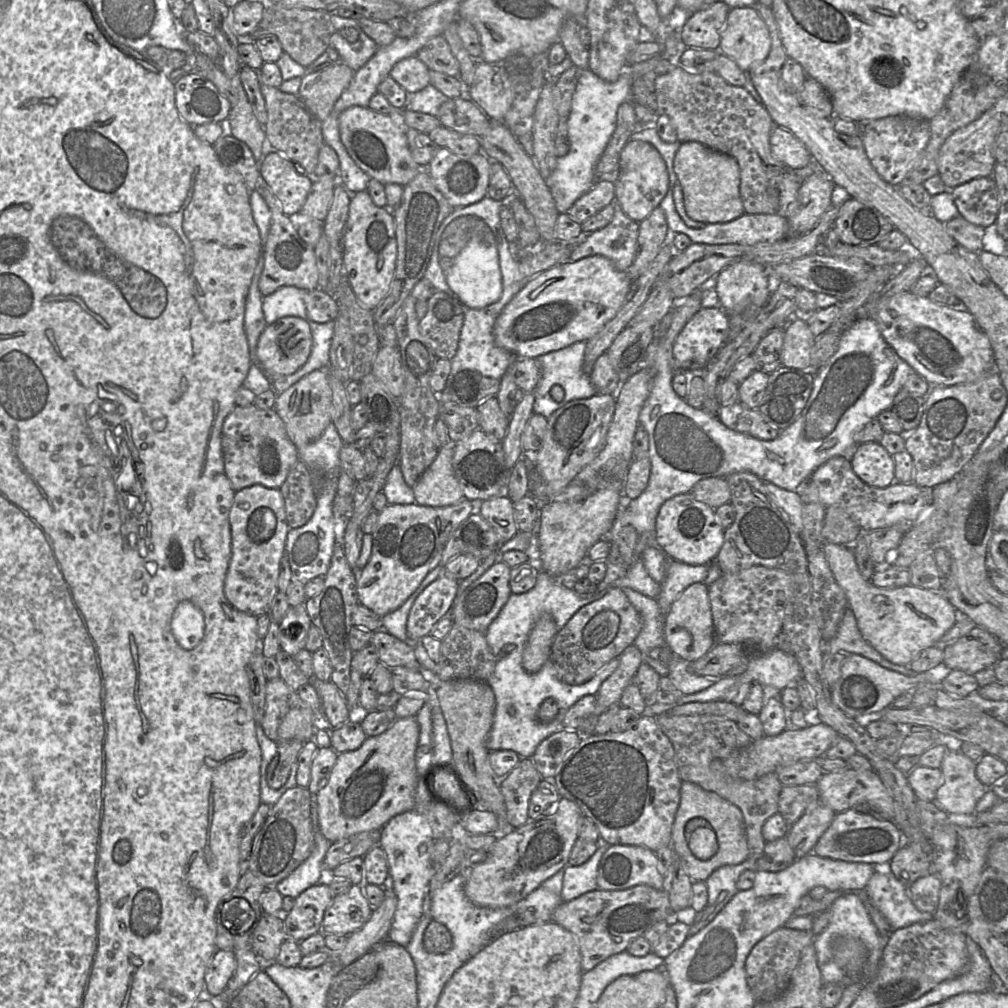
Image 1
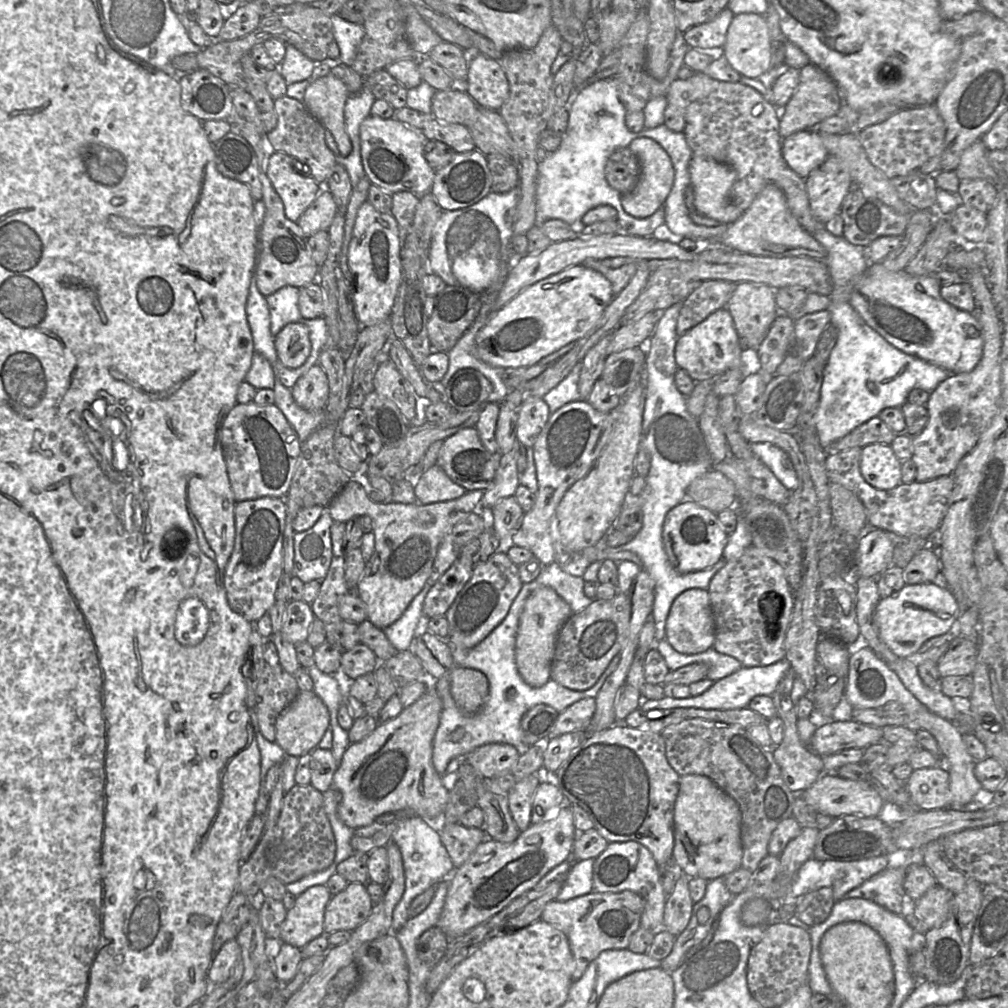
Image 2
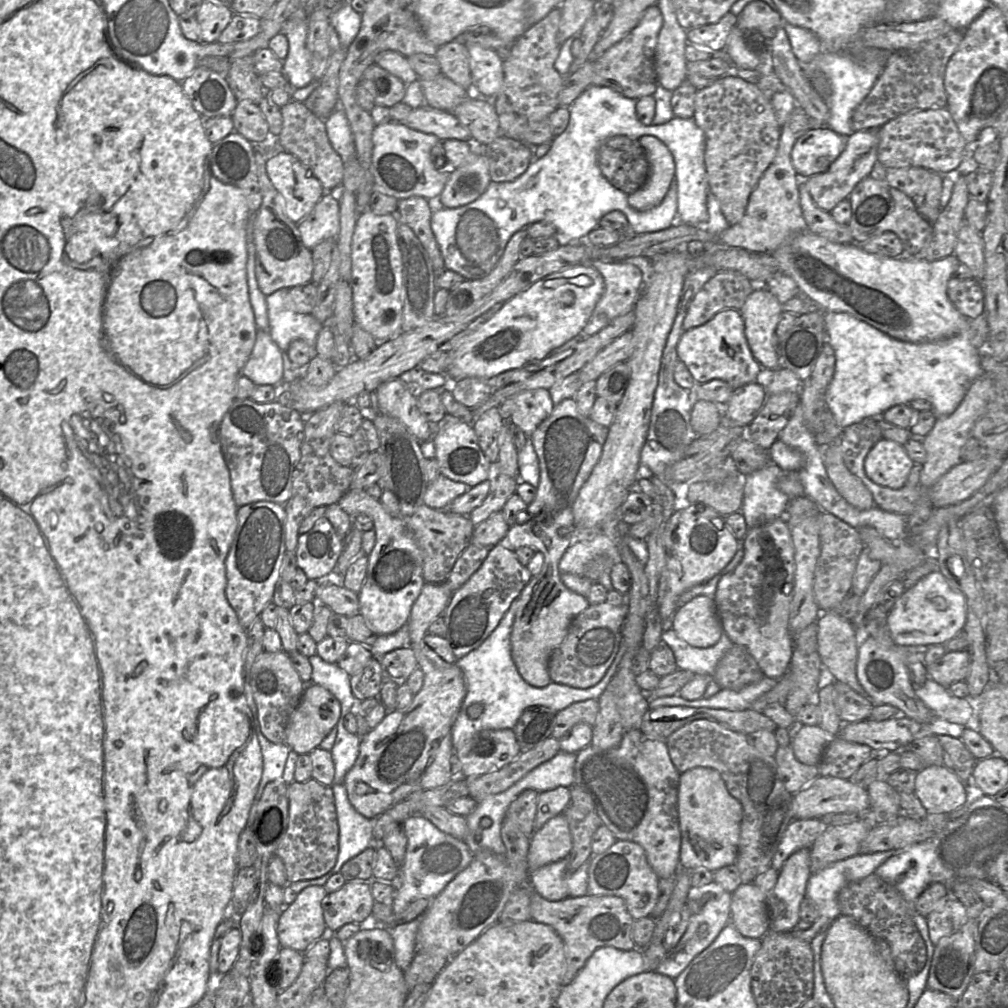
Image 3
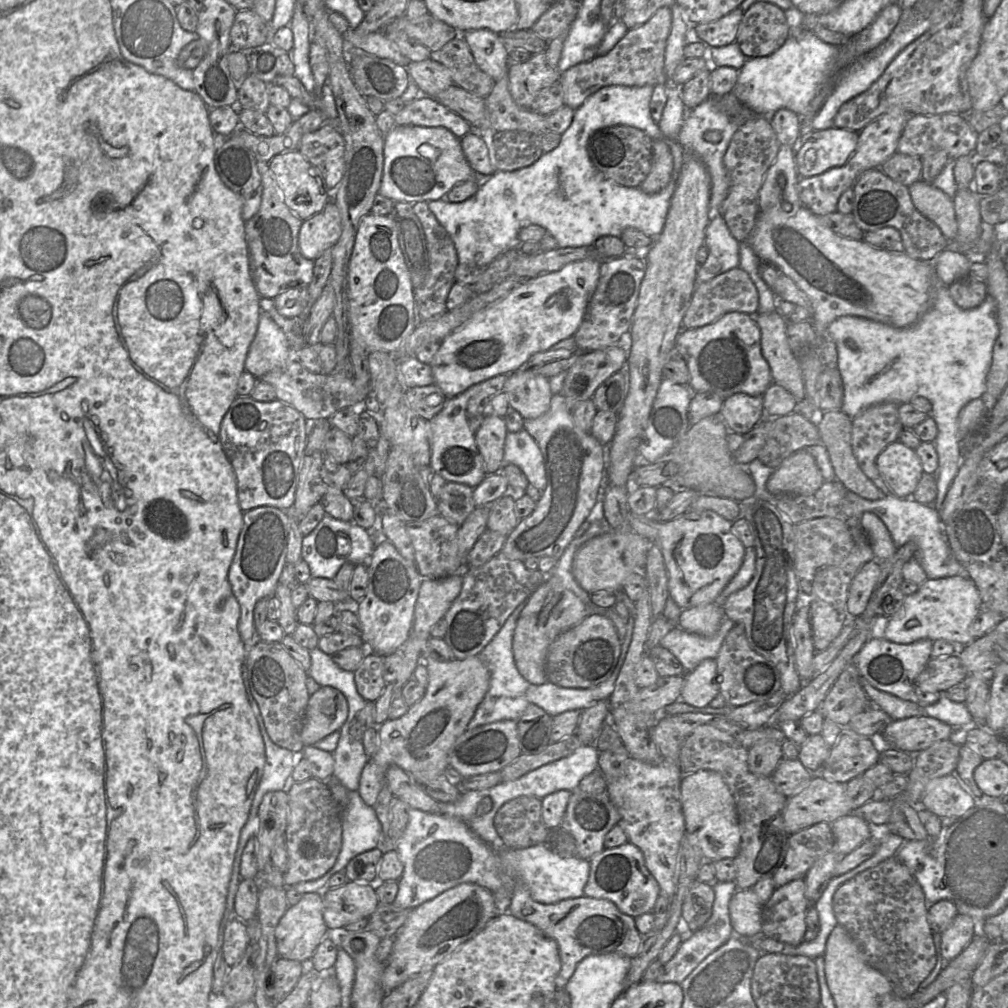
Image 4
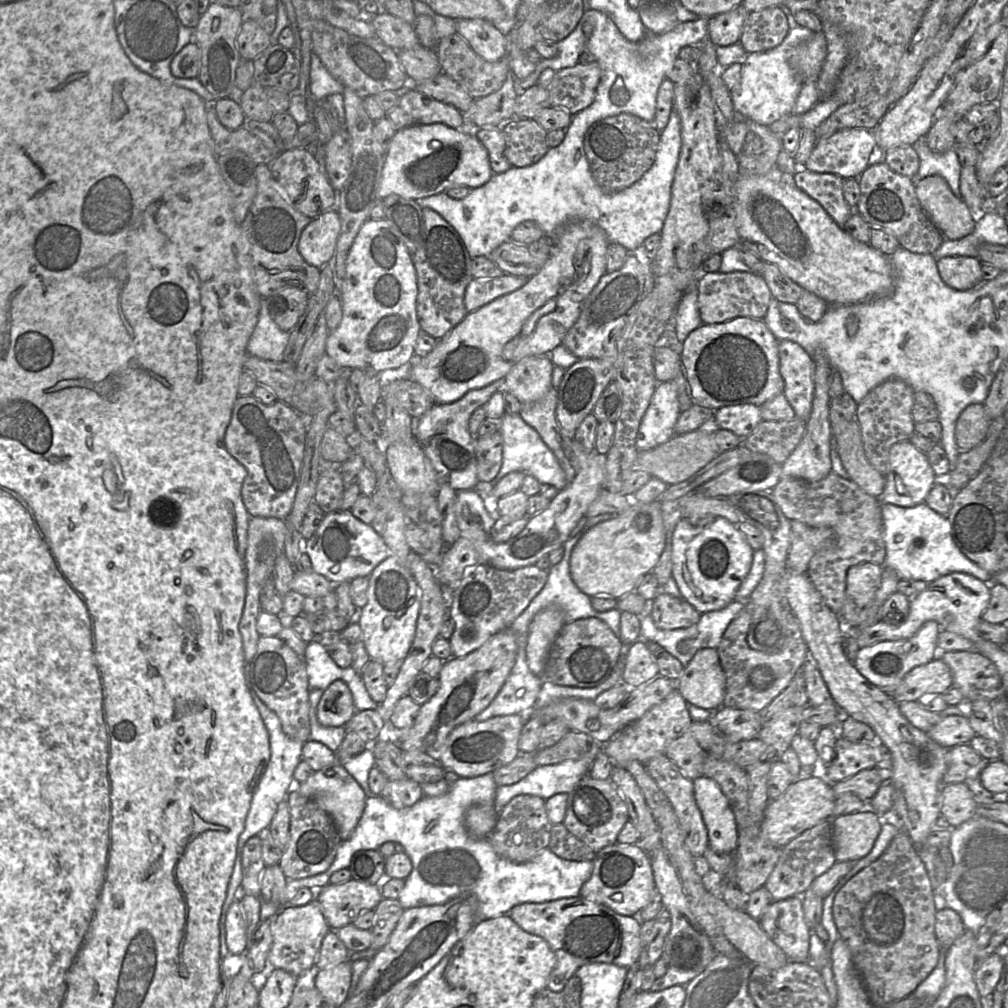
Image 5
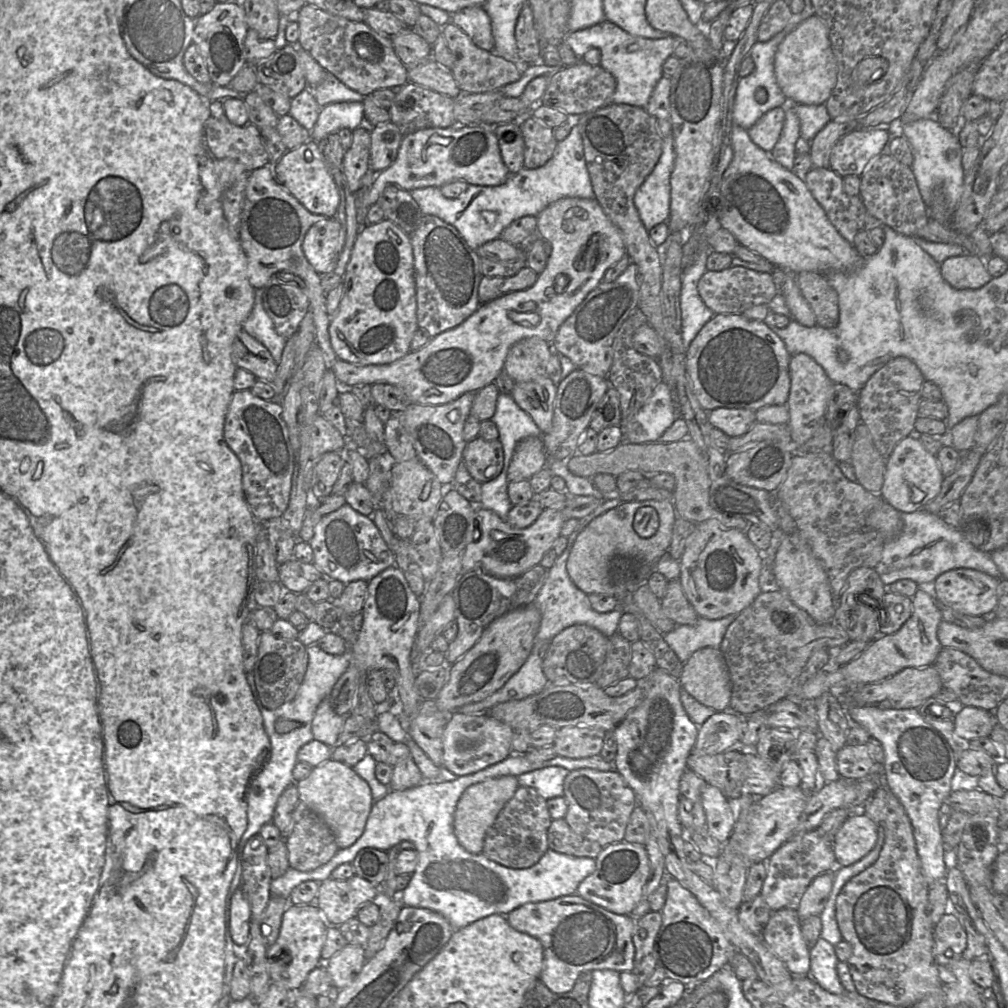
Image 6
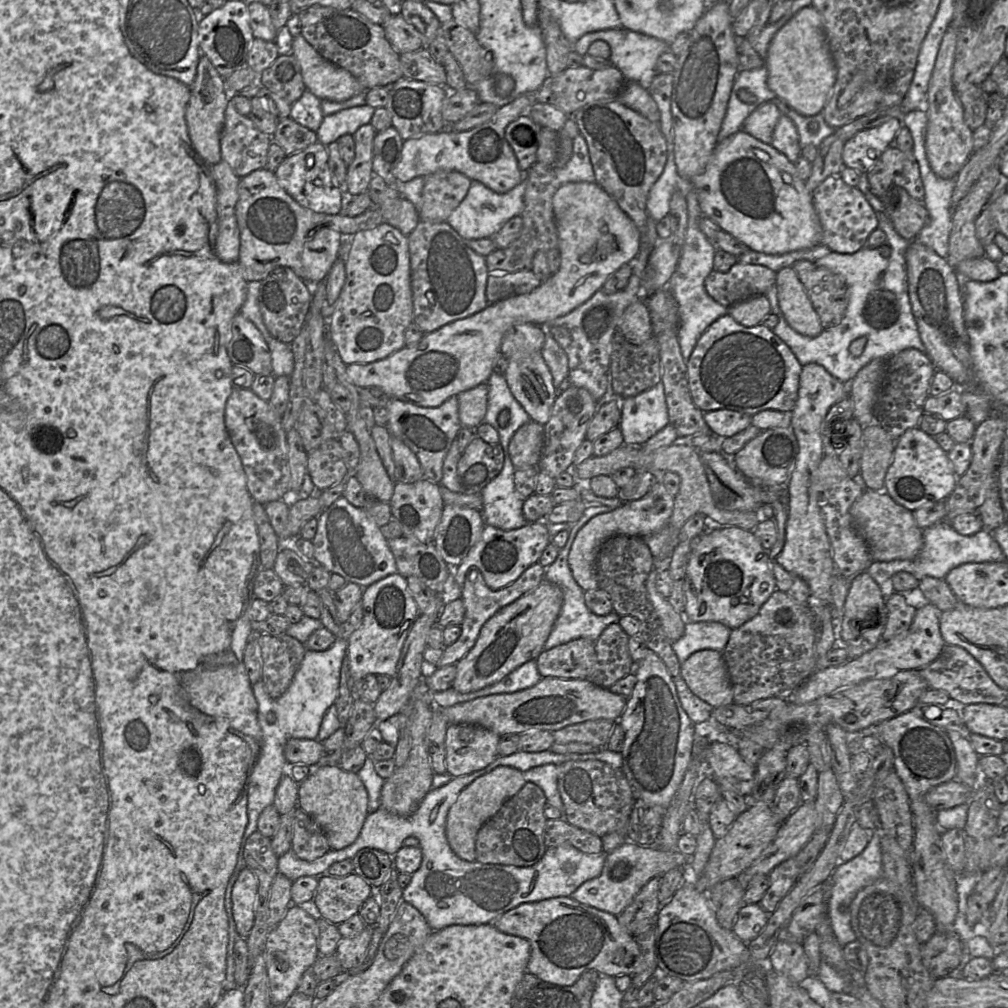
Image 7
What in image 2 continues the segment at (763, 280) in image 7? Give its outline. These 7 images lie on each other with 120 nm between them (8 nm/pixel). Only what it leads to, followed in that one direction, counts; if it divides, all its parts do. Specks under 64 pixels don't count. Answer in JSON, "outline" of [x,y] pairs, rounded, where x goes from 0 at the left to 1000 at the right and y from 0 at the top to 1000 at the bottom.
{"outline":[[[699,278],[678,299],[671,329],[676,333],[712,307],[720,306],[730,281],[720,278]]]}

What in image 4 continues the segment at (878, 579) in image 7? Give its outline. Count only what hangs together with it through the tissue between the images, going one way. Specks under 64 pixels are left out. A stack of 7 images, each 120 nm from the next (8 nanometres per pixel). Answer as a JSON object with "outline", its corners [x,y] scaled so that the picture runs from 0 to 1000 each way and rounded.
{"outline":[[[841,488],[840,493],[852,500],[856,508],[864,508],[875,516],[890,544],[900,538],[909,541],[906,553],[914,561],[921,574],[961,572],[957,563],[947,554],[939,537],[938,522],[935,520],[933,510],[926,501],[918,501],[905,494],[891,494],[888,491],[876,492],[866,497],[854,494],[846,488]]]}

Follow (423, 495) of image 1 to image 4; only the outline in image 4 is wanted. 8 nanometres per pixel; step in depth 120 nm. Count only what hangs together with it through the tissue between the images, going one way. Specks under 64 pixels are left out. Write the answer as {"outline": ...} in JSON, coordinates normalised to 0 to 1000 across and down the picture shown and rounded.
{"outline":[[[442,478],[434,495],[435,509],[457,522],[472,504],[469,485],[457,479]]]}

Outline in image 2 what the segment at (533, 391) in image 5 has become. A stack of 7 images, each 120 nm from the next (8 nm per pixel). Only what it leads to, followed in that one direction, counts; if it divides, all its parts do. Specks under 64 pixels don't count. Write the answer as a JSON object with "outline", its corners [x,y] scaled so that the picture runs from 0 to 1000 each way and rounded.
{"outline":[[[521,393],[514,407],[512,435],[521,443],[529,441],[541,424],[547,409],[537,394]]]}

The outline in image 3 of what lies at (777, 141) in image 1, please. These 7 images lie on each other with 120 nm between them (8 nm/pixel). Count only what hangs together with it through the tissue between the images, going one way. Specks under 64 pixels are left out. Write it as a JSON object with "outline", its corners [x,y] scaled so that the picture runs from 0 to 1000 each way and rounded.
{"outline":[[[806,127],[794,135],[785,149],[785,162],[796,178],[818,171],[838,147],[837,136],[824,127]]]}

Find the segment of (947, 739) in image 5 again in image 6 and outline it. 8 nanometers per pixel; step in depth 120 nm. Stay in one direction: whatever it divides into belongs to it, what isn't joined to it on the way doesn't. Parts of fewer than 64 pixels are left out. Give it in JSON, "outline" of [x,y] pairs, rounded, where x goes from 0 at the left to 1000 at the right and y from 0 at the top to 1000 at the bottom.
{"outline":[[[956,700],[945,711],[947,728],[957,735],[981,731],[990,718],[984,705],[963,700]]]}

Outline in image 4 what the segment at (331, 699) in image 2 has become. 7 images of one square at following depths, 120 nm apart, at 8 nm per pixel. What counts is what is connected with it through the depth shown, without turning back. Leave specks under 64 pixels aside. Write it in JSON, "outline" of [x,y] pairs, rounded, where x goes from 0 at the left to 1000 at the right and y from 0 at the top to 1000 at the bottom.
{"outline":[[[315,642],[308,645],[309,662],[305,667],[318,682],[327,681],[338,686],[345,695],[345,711],[342,719],[347,719],[364,695],[355,688],[351,667],[337,663],[329,651],[321,648]]]}

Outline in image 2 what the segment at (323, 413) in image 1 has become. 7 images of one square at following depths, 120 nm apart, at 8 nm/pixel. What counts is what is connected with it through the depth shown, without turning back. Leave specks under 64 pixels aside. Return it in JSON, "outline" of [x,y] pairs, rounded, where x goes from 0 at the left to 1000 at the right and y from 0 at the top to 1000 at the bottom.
{"outline":[[[316,360],[311,362],[289,385],[292,398],[303,407],[320,407],[326,395],[323,370]]]}

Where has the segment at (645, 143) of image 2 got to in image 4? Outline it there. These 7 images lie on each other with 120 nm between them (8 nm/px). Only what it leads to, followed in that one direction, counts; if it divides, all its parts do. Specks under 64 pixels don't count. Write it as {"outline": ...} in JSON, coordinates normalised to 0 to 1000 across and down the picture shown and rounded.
{"outline":[[[648,139],[646,169],[634,185],[641,192],[657,188],[665,180],[668,171],[668,156],[661,139]]]}

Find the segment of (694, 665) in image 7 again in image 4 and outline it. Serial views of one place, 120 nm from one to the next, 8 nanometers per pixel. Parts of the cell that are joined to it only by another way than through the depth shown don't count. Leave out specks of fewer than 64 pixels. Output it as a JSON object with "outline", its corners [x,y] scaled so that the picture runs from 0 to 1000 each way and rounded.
{"outline":[[[698,654],[688,666],[680,668],[676,694],[688,701],[699,701],[714,688],[710,655]]]}

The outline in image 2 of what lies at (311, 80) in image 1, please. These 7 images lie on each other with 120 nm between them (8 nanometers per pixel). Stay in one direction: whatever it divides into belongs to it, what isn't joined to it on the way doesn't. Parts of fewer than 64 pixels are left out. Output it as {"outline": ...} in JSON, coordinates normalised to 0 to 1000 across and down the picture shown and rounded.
{"outline":[[[329,73],[314,77],[303,88],[301,103],[325,128],[340,155],[349,149],[341,122],[341,104],[346,95],[342,82]]]}

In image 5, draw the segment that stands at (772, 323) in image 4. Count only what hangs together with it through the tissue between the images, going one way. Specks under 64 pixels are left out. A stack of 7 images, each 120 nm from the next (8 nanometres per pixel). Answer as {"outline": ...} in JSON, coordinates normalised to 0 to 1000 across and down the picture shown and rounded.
{"outline":[[[773,338],[773,367],[780,396],[790,414],[801,418],[808,393],[809,362],[806,354],[790,339]]]}

